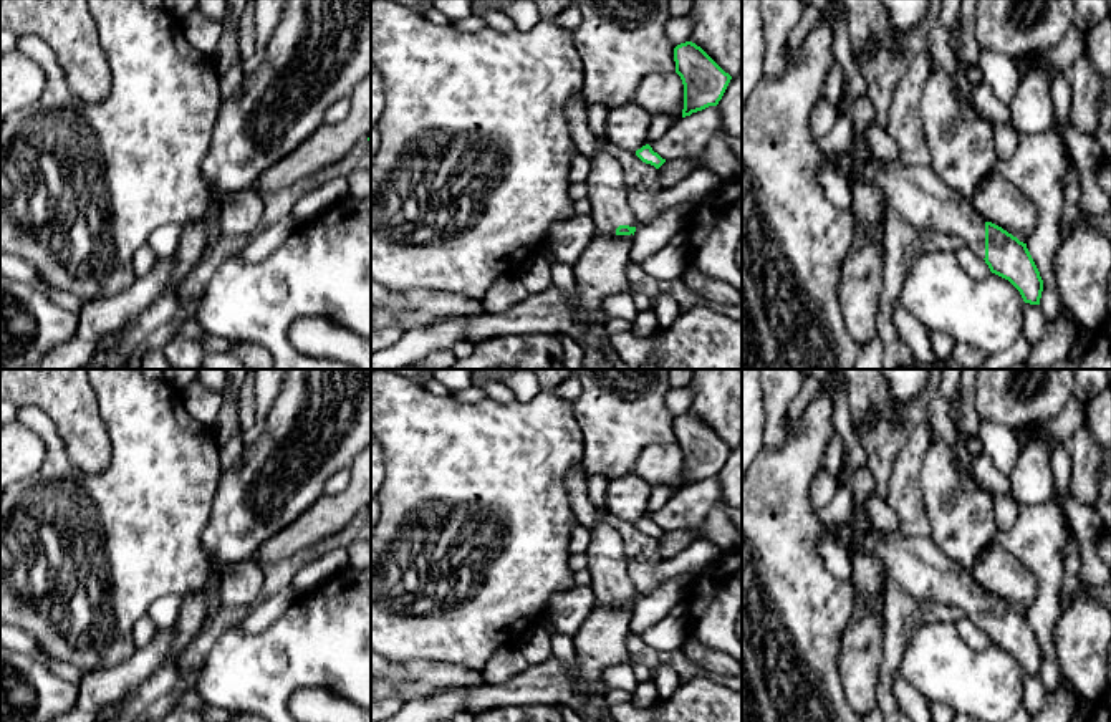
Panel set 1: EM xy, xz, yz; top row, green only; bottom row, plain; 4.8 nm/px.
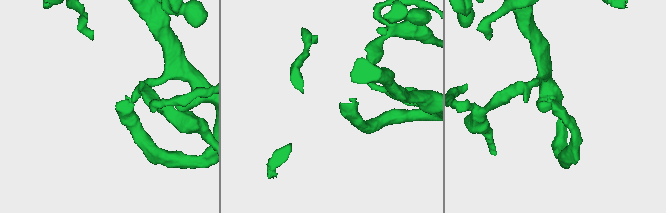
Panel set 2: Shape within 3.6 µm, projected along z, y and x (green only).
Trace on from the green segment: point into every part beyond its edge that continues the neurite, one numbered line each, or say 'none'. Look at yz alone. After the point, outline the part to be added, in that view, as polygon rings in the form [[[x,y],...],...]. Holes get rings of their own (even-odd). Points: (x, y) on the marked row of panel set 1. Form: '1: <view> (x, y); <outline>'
1: yz (914, 192); [[[844,149],[823,156],[848,182],[871,182],[881,189],[884,207],[921,229],[959,237],[980,258],[985,258],[985,220],[970,199],[950,189],[931,166],[909,166],[901,159],[883,164],[871,157],[861,169]]]

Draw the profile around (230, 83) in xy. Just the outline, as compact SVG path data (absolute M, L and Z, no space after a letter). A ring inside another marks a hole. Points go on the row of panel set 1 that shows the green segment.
M240 55L233 66L220 78L220 94L222 99L235 96L243 81L243 56Z

